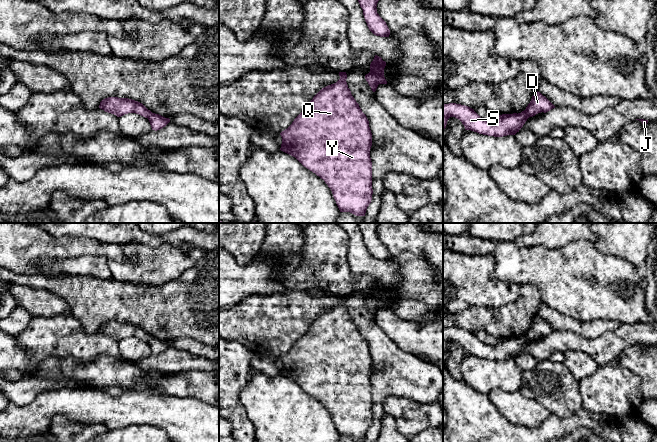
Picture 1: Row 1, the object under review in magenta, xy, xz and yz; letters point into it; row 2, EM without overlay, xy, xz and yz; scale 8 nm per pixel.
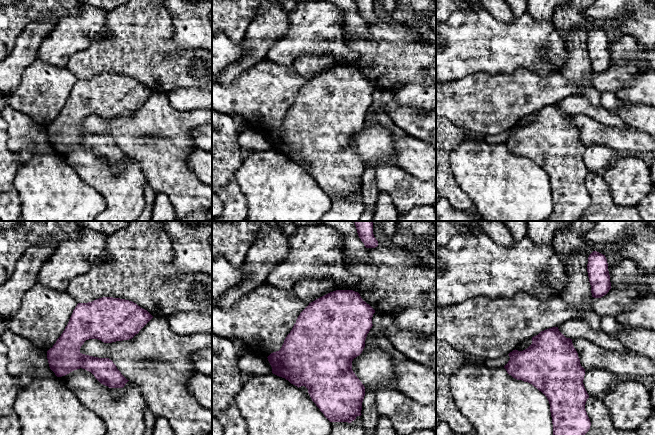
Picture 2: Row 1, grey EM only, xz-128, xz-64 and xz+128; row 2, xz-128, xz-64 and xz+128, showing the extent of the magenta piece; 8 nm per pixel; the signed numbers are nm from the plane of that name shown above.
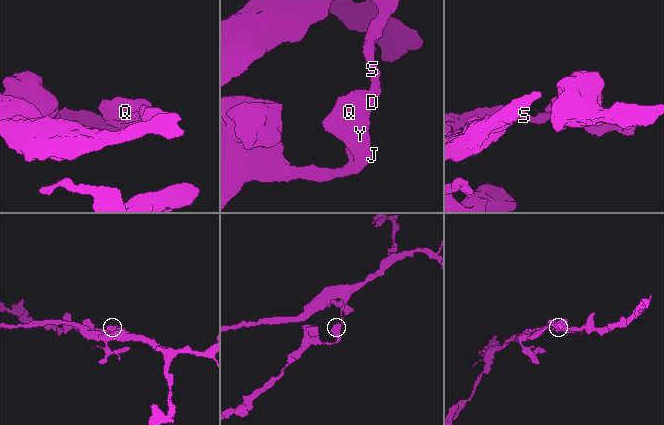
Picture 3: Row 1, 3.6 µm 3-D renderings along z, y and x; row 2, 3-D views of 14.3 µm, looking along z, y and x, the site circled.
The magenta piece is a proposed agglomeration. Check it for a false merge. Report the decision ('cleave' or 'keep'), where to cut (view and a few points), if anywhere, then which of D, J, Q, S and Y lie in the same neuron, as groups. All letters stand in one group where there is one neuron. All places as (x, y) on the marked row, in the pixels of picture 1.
cleave; cut xz (369, 72), (378, 84); groups D J Q Y / S

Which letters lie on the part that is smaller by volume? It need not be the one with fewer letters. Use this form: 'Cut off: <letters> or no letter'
Cut off: D, J, Q, Y

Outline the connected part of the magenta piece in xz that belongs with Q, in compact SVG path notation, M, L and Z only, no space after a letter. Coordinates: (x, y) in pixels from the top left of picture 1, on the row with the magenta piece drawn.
M339 72L340 79L322 88L309 102L292 124L280 133L282 144L280 150L295 157L304 167L325 181L331 189L340 212L350 212L356 216L365 216L372 200L372 162L370 149L372 133L369 121L362 112L348 88L346 72Z

